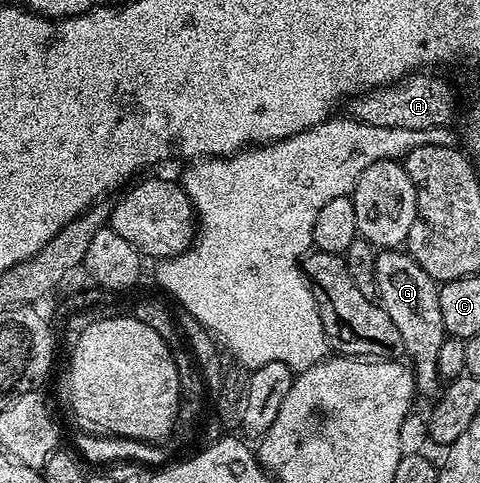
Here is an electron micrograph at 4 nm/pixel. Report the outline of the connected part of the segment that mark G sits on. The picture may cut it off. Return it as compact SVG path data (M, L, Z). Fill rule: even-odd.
M383 249L375 256L375 293L379 306L389 313L389 321L401 333L402 350L415 375L415 390L420 396L434 396L440 390L437 353L445 338L439 304L439 287L435 280L417 265L415 259L399 249Z

